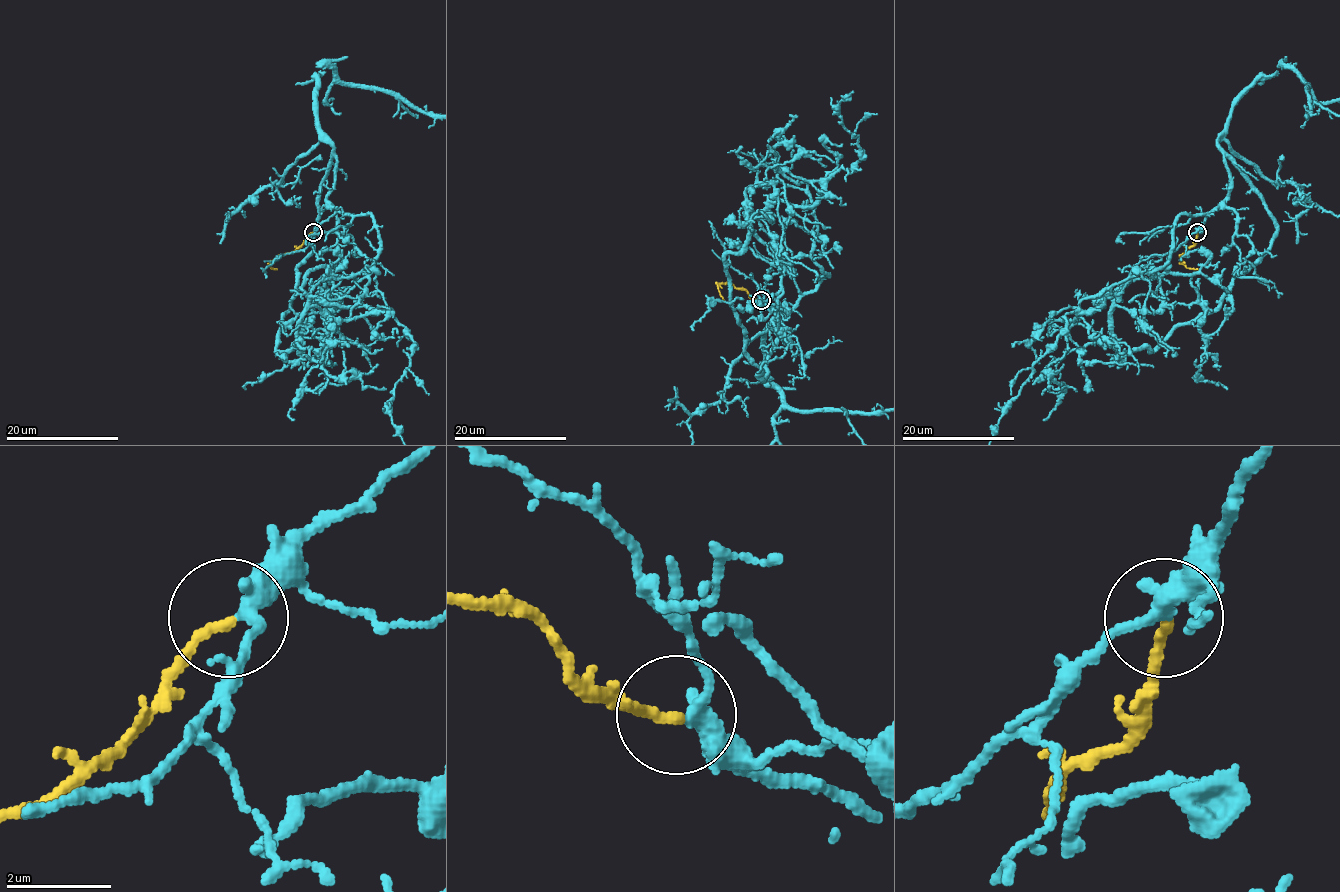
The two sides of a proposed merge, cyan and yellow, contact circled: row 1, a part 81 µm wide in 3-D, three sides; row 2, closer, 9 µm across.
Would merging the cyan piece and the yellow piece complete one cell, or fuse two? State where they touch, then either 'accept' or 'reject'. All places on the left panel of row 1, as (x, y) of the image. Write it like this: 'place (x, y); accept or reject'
place (313, 232); accept

